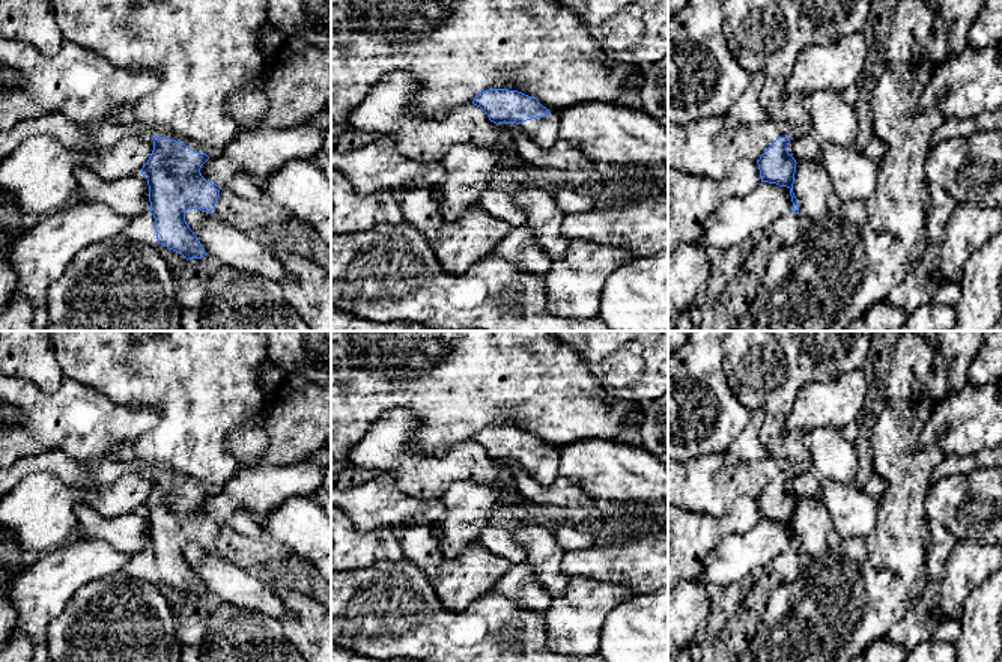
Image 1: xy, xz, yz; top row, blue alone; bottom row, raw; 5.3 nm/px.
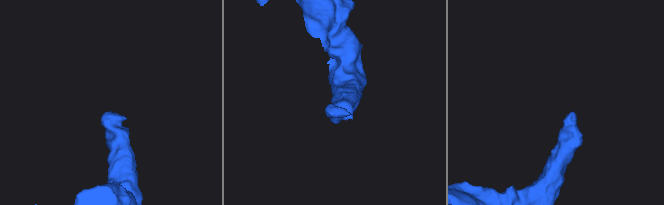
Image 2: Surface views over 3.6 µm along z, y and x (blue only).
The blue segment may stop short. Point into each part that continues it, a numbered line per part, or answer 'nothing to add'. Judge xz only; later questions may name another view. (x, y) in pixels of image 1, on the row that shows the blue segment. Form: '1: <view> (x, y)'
1: xz (543, 131)

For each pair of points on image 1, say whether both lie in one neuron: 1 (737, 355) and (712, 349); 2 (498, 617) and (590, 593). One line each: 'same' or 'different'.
1: different
2: different

